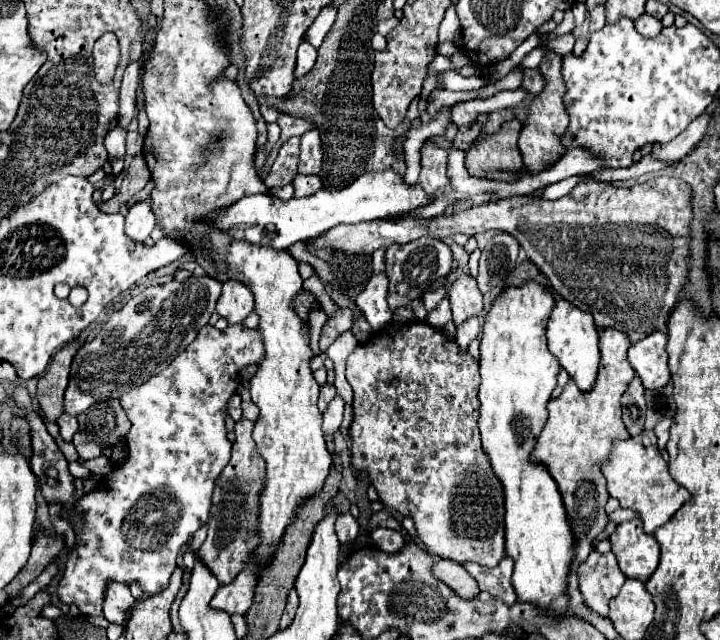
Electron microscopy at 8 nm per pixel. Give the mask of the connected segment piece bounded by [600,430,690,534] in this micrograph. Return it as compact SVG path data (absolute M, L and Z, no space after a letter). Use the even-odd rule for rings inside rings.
M644 430L628 440L616 440L610 458L600 464L600 470L606 478L608 494L616 498L622 508L638 512L648 534L666 524L678 512L678 508L686 500L690 500L690 492L684 486L676 484L668 474L668 464L658 450L654 432Z

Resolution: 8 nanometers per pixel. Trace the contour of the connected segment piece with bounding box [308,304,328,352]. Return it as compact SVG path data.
M316 304L312 310L310 310L310 326L312 326L312 350L318 352L318 340L320 340L320 332L322 332L322 326L326 322L326 312Z

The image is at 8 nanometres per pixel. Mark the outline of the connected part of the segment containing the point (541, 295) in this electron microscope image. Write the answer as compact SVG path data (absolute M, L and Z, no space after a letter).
M526 280L522 286L510 286L498 294L486 314L480 340L480 418L478 428L482 434L482 446L490 458L492 470L504 486L506 496L506 554L514 560L512 586L520 602L532 602L556 616L564 616L568 608L566 578L574 558L574 536L562 506L562 496L550 472L542 464L530 462L532 446L536 444L546 420L548 420L548 402L558 384L560 364L550 354L546 344L546 324L554 306L554 294L548 286Z

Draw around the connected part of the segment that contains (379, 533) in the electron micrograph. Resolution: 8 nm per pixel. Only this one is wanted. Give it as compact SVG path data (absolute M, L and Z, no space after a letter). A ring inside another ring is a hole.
M376 528L372 534L372 540L374 544L382 550L382 552L398 552L402 546L404 546L404 538L398 530L390 530L390 528Z

